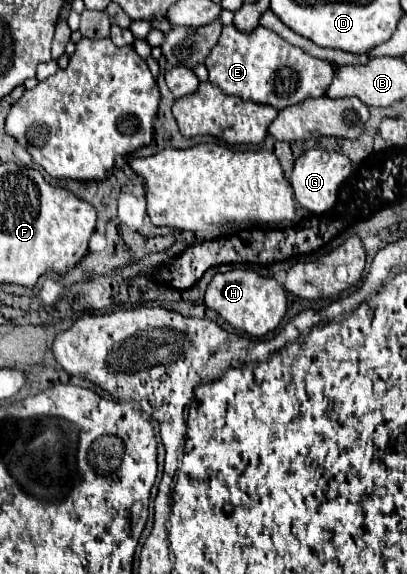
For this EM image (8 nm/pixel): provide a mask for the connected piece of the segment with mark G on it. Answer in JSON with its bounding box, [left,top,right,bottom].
[290,149,352,215]

